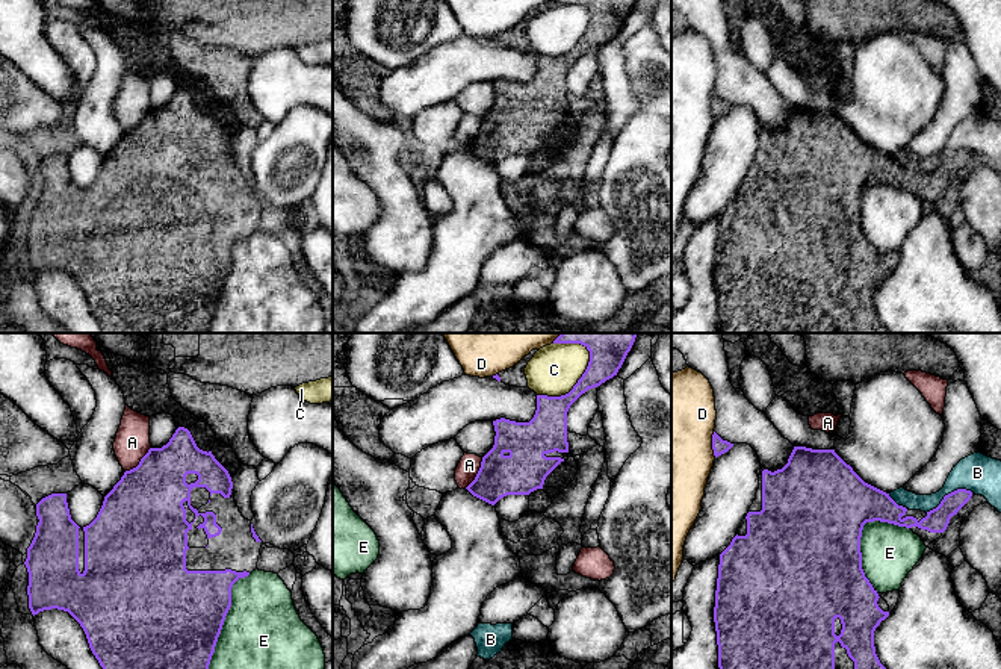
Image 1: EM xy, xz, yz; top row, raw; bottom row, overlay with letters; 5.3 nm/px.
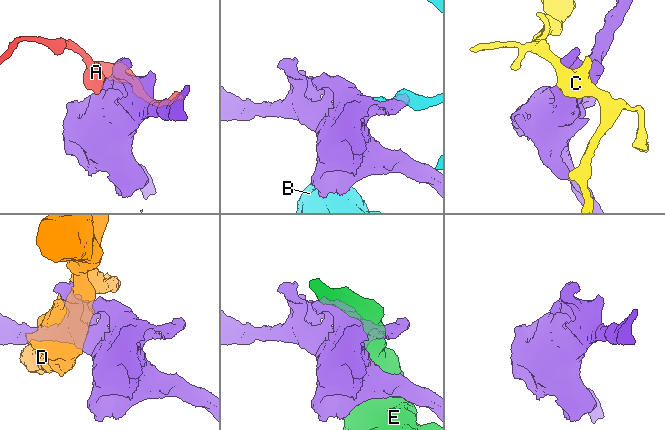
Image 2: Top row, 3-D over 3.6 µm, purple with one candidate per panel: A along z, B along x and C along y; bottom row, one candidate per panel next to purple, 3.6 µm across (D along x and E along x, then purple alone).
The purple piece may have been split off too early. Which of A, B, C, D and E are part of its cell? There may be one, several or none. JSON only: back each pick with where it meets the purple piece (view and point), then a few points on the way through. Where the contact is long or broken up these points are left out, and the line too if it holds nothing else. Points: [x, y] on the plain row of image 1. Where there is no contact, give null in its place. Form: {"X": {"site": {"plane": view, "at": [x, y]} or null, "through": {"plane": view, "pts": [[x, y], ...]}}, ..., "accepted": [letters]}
{"accepted": []}

